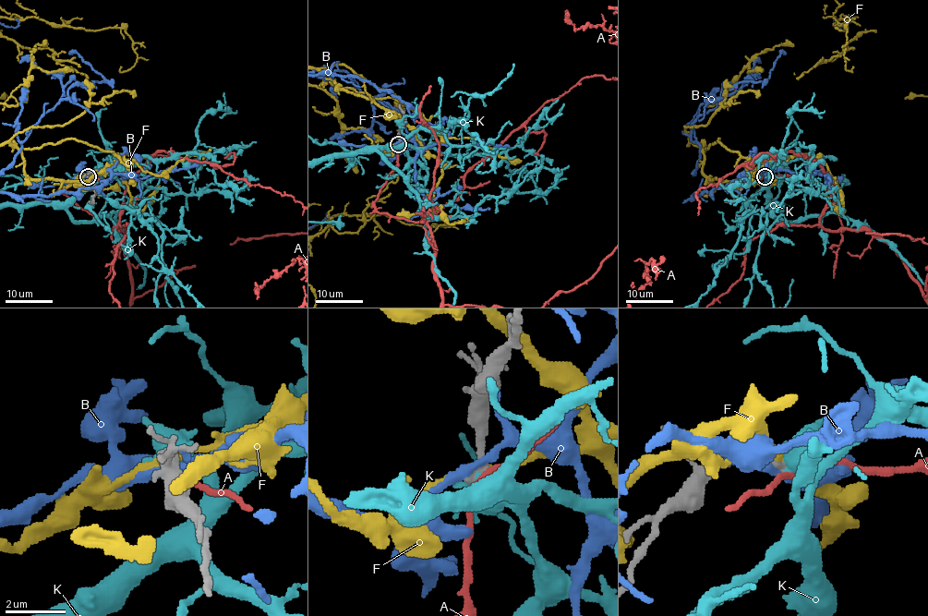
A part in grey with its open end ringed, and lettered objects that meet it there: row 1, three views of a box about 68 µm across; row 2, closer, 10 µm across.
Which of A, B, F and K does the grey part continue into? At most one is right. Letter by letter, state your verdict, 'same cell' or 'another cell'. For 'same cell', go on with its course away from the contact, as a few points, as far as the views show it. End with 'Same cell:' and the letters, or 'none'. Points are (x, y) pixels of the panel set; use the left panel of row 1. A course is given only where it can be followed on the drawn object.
A: another cell
B: another cell
F: another cell
K: another cell
Same cell: none

